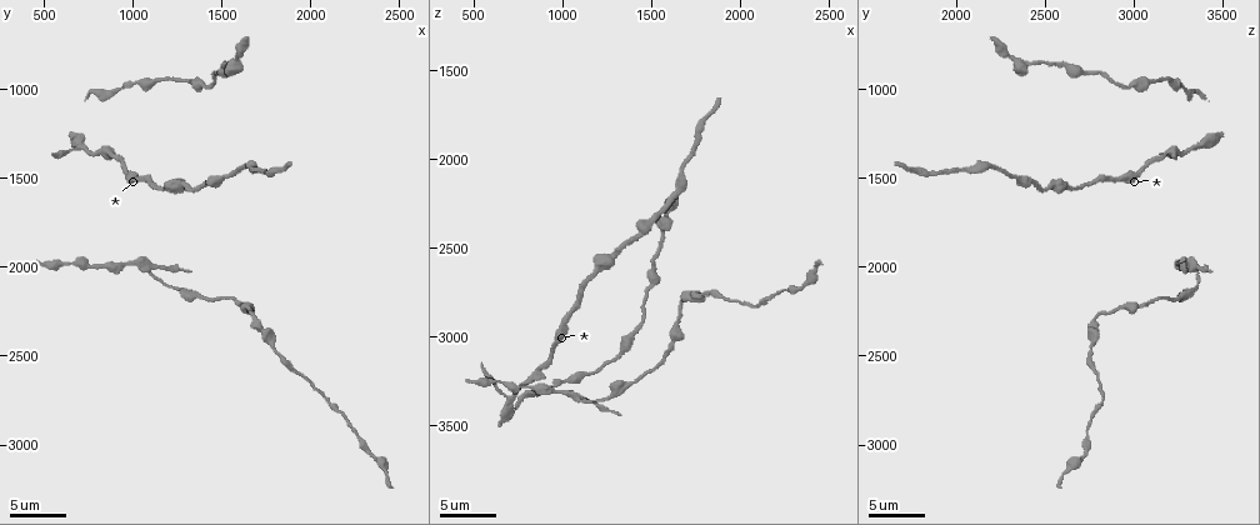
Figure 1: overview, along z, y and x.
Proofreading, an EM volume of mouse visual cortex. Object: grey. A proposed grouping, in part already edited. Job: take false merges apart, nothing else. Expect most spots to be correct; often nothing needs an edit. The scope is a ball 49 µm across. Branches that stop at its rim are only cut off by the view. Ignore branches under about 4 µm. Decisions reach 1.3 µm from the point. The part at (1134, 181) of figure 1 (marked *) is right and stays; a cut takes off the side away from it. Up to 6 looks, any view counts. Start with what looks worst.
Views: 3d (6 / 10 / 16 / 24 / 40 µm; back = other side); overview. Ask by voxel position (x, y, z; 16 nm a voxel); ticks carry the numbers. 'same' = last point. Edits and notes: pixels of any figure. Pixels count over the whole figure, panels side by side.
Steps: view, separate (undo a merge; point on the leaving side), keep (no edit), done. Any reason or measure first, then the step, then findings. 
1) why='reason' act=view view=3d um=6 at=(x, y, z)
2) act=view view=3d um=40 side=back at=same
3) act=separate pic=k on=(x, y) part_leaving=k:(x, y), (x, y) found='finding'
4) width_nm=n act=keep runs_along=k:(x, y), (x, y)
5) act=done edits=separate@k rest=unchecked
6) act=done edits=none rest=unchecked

act=view view=3d um=16 at=(1620, 1420, 2220)

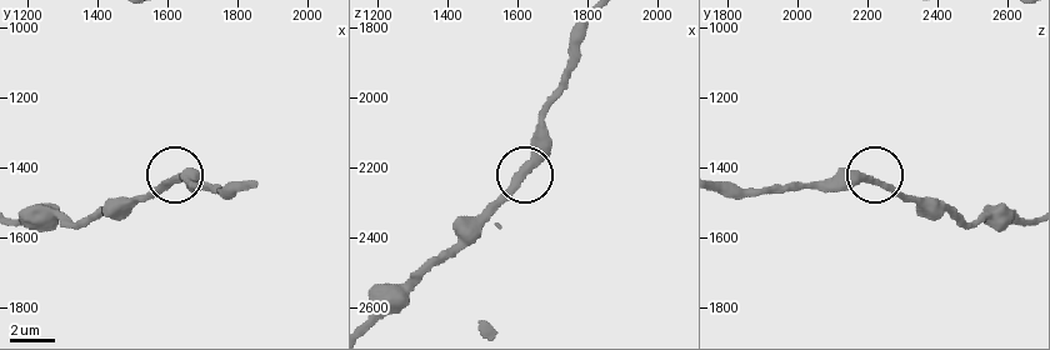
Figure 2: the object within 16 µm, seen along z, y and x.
act=keep found='all the same neuron'

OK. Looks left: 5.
why='sudden change in width' act=view view=3d um=16 at=(1220, 1520, 2620)

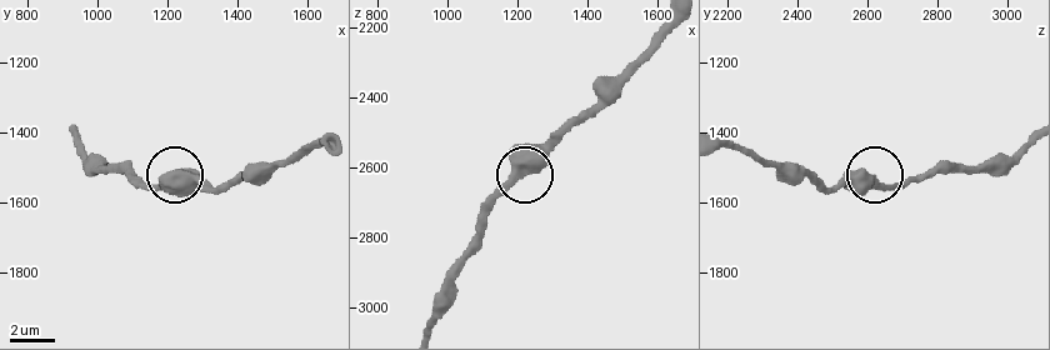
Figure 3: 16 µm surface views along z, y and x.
width_nm=470 act=keep found='all the same neuron'

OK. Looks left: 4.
act=view view=3d um=16 at=(1380, 2160, 3260)

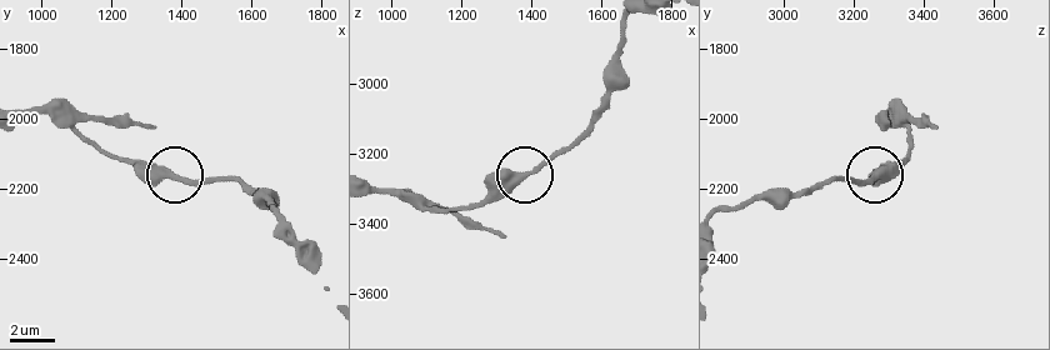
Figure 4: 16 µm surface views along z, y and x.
act=keep found='one neuron here'

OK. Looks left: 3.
act=done edits=none rest=unchecked

